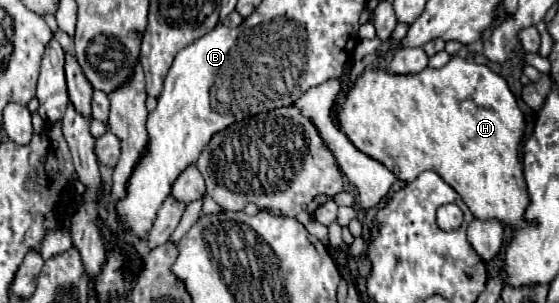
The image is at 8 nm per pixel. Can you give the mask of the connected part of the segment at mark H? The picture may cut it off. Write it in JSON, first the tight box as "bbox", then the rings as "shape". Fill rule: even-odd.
{"bbox":[337,56,535,228],"shape":[[[453,56],[443,68],[425,68],[419,74],[391,76],[375,68],[365,68],[355,88],[345,94],[337,120],[347,138],[367,156],[383,162],[403,182],[413,182],[421,172],[437,172],[481,220],[499,220],[513,228],[535,224],[525,218],[529,194],[519,162],[519,144],[525,132],[525,118],[511,94],[505,78],[483,64],[465,62]]]}

